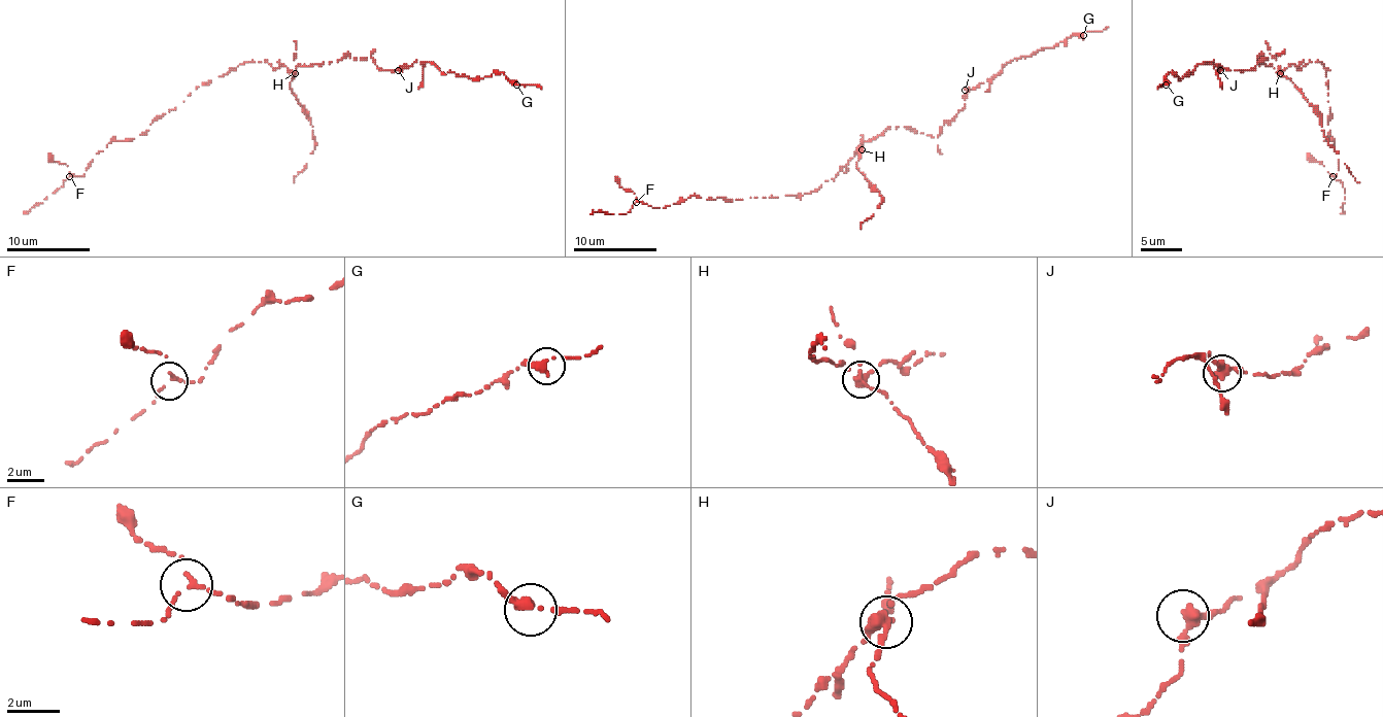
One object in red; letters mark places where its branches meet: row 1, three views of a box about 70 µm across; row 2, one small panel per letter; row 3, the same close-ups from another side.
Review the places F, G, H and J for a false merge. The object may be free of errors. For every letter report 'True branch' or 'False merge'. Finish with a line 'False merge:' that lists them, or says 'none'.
F: True branch
G: True branch
H: False merge
J: True branch
False merge: H

